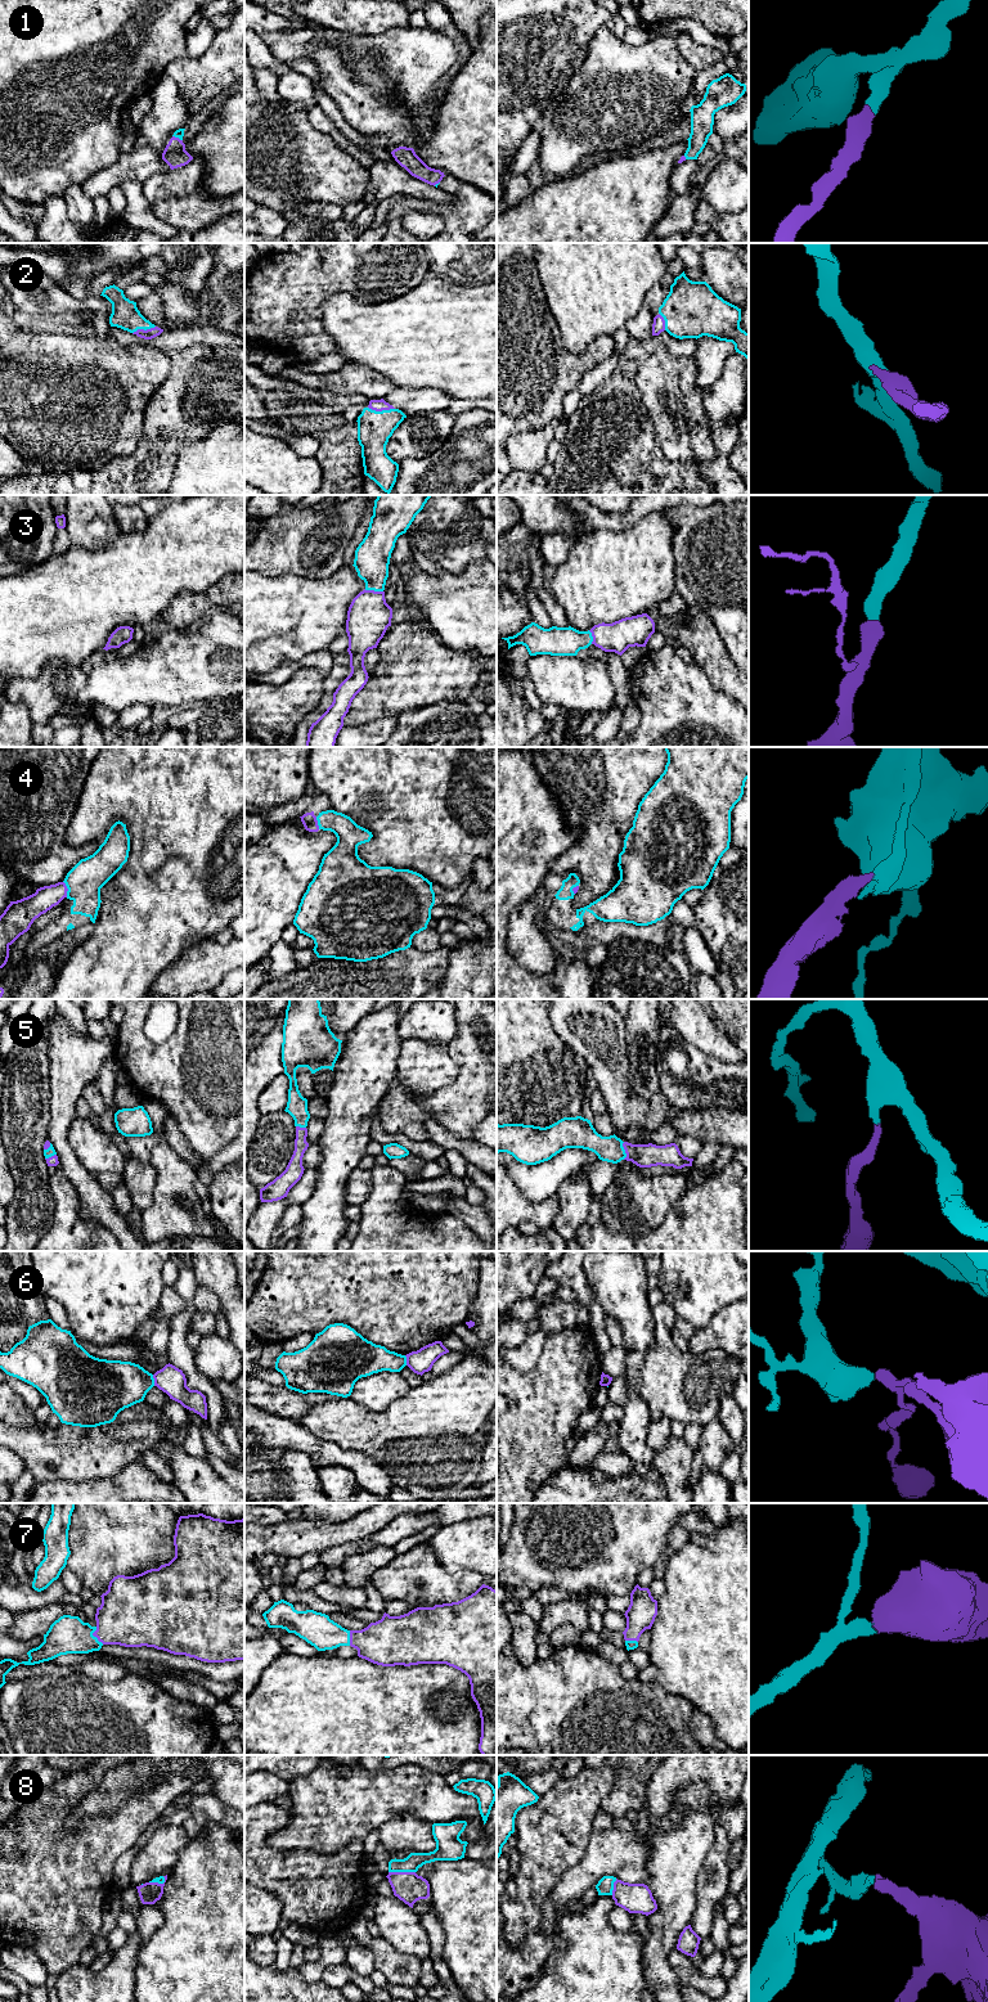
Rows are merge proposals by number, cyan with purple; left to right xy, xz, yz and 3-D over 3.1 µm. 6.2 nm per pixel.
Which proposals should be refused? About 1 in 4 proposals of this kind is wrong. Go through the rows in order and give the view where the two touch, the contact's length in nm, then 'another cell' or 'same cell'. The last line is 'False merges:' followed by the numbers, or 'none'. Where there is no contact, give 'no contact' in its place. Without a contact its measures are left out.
1: meets cyan in xy; contact 70 nm long; same cell
2: meets cyan in xz; contact 170 nm long; same cell
3: meets cyan in xz; contact 120 nm long; same cell
4: meets cyan in xy; contact 110 nm long; same cell
5: meets cyan in yz; contact 110 nm long; same cell
6: meets cyan in xy; contact 70 nm long; another cell
7: meets cyan in xy; contact 120 nm long; same cell
8: meets cyan in xz; contact 170 nm long; same cell
False merges: 6

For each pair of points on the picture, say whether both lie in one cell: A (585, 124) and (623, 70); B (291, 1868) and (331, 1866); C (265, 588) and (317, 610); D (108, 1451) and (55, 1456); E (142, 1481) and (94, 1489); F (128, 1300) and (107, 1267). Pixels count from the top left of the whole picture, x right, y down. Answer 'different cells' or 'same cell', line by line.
A: same cell
B: same cell
C: same cell
D: same cell
E: same cell
F: same cell

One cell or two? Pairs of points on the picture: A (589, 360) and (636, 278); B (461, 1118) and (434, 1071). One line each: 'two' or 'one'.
A: two
B: two

